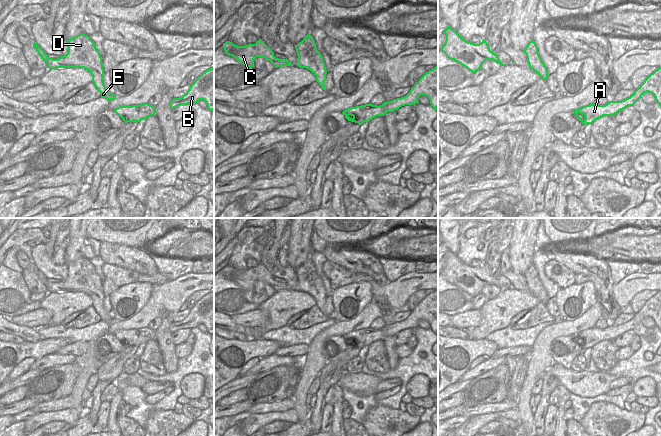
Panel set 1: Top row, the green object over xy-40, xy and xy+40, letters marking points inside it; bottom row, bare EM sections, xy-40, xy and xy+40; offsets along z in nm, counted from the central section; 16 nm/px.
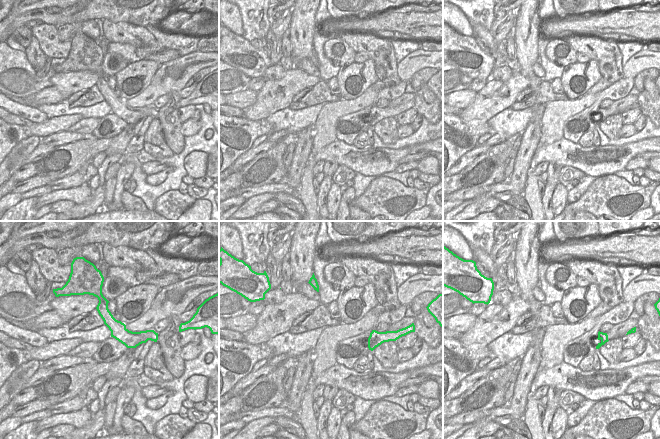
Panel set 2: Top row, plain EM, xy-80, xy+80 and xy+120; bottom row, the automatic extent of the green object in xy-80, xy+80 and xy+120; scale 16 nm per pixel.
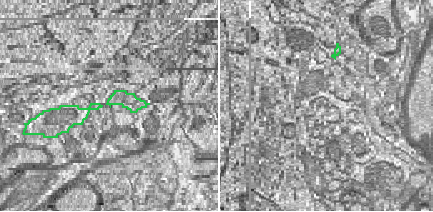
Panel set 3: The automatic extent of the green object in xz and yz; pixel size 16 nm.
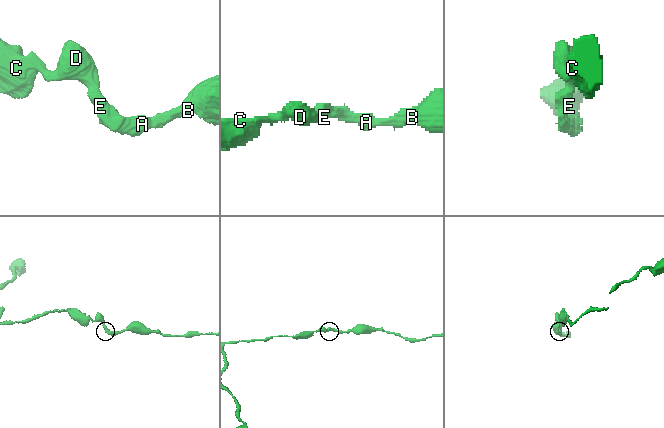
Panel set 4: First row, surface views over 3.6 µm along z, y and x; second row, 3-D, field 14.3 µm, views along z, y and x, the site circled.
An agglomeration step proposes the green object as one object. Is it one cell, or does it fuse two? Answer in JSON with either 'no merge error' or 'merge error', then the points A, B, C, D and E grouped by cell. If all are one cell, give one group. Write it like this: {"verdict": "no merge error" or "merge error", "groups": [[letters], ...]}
{"verdict": "no merge error", "groups": [["A", "B", "C", "D", "E"]]}

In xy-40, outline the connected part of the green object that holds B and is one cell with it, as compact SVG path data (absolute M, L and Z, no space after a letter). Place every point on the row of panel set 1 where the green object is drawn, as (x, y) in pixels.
M214 67L203 72L193 84L191 84L186 94L179 98L173 98L170 102L170 108L174 109L180 105L191 105L199 100L204 100L207 108L214 110Z

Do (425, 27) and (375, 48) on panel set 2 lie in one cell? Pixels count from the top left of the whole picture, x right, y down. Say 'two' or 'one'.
two

